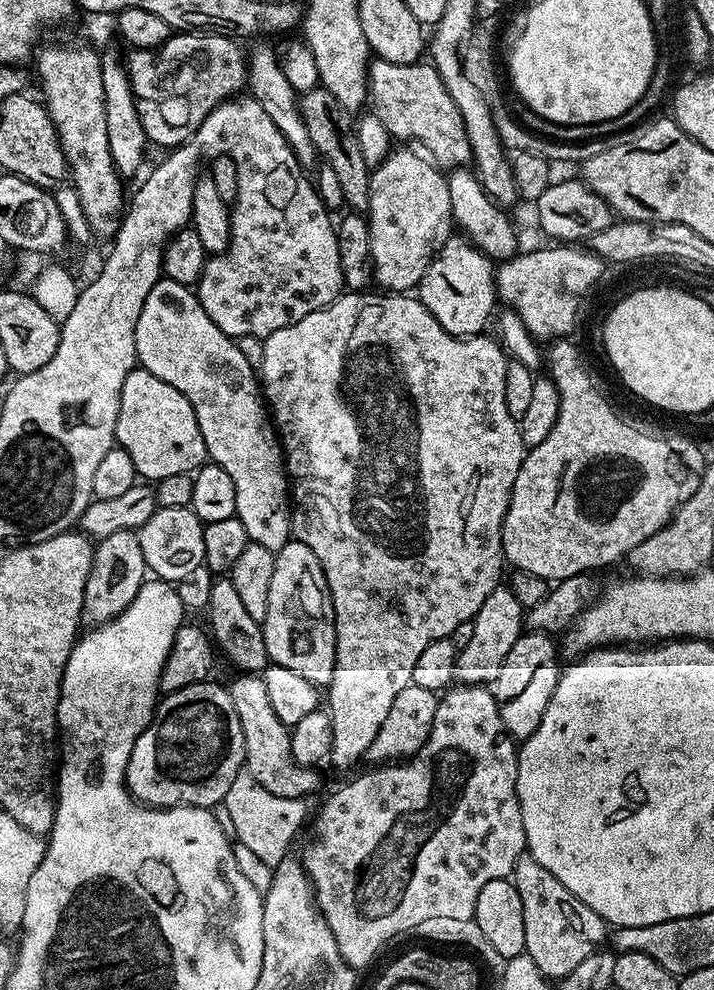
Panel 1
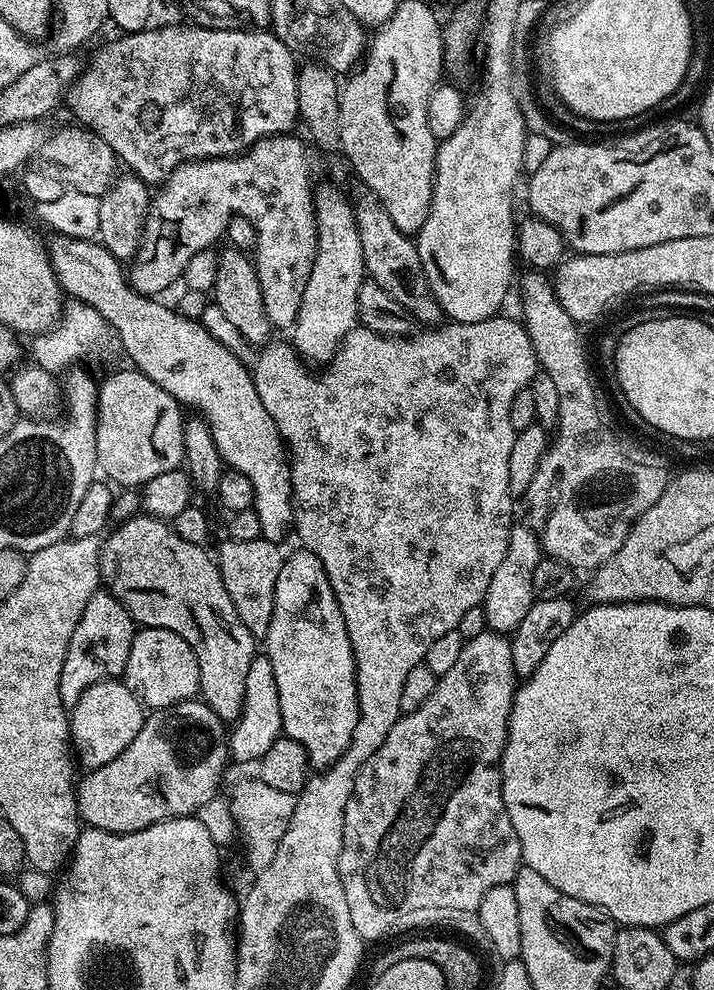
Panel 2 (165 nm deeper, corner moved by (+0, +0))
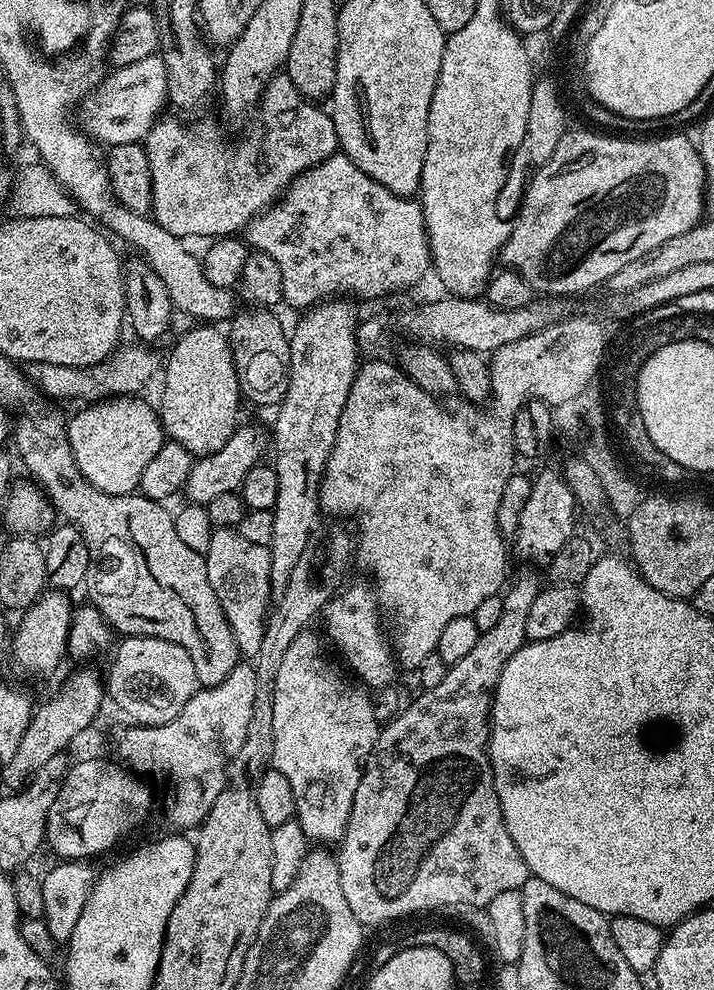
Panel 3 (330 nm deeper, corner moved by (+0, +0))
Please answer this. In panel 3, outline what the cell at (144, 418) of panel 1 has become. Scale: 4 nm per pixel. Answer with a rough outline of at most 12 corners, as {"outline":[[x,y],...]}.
{"outline":[[124,394],[67,421],[78,470],[126,496],[166,441],[155,407]]}

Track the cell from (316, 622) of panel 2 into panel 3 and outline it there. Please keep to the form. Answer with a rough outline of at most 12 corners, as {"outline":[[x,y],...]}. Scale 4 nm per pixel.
{"outline":[[305,630],[274,678],[271,767],[294,819],[344,839],[382,727]]}

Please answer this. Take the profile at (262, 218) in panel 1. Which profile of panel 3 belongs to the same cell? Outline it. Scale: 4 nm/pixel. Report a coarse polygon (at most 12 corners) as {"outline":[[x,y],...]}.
{"outline":[[337,154],[246,225],[299,310],[430,268],[424,211]]}

